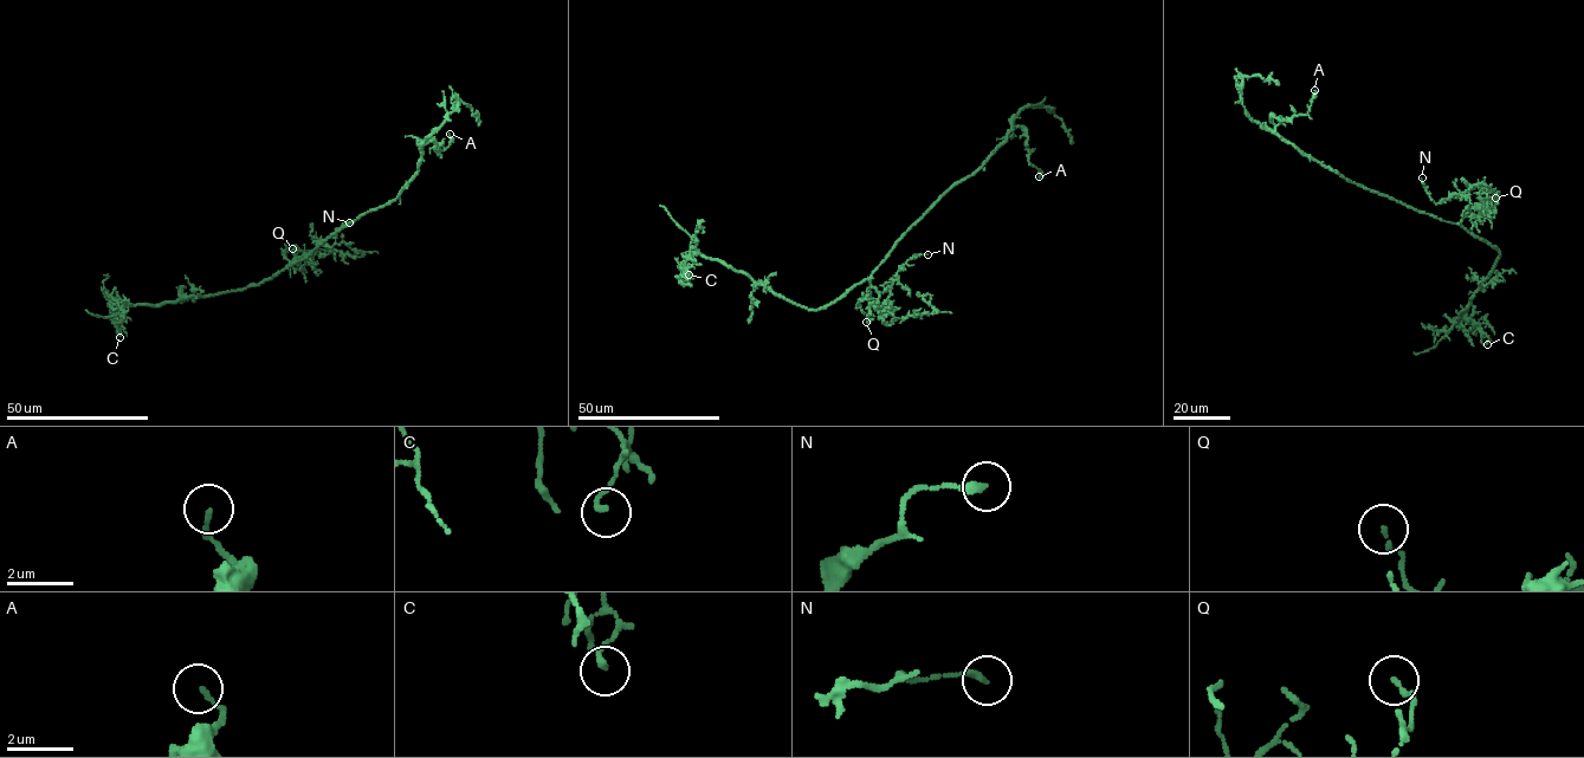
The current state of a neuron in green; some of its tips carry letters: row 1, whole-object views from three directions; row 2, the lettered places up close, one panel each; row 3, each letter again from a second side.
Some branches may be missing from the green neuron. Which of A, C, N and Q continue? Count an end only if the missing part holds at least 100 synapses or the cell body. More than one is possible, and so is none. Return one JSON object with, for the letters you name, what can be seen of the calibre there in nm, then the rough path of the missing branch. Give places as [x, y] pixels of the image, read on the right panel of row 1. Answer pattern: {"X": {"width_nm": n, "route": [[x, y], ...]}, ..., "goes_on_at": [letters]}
{"goes_on_at": []}

